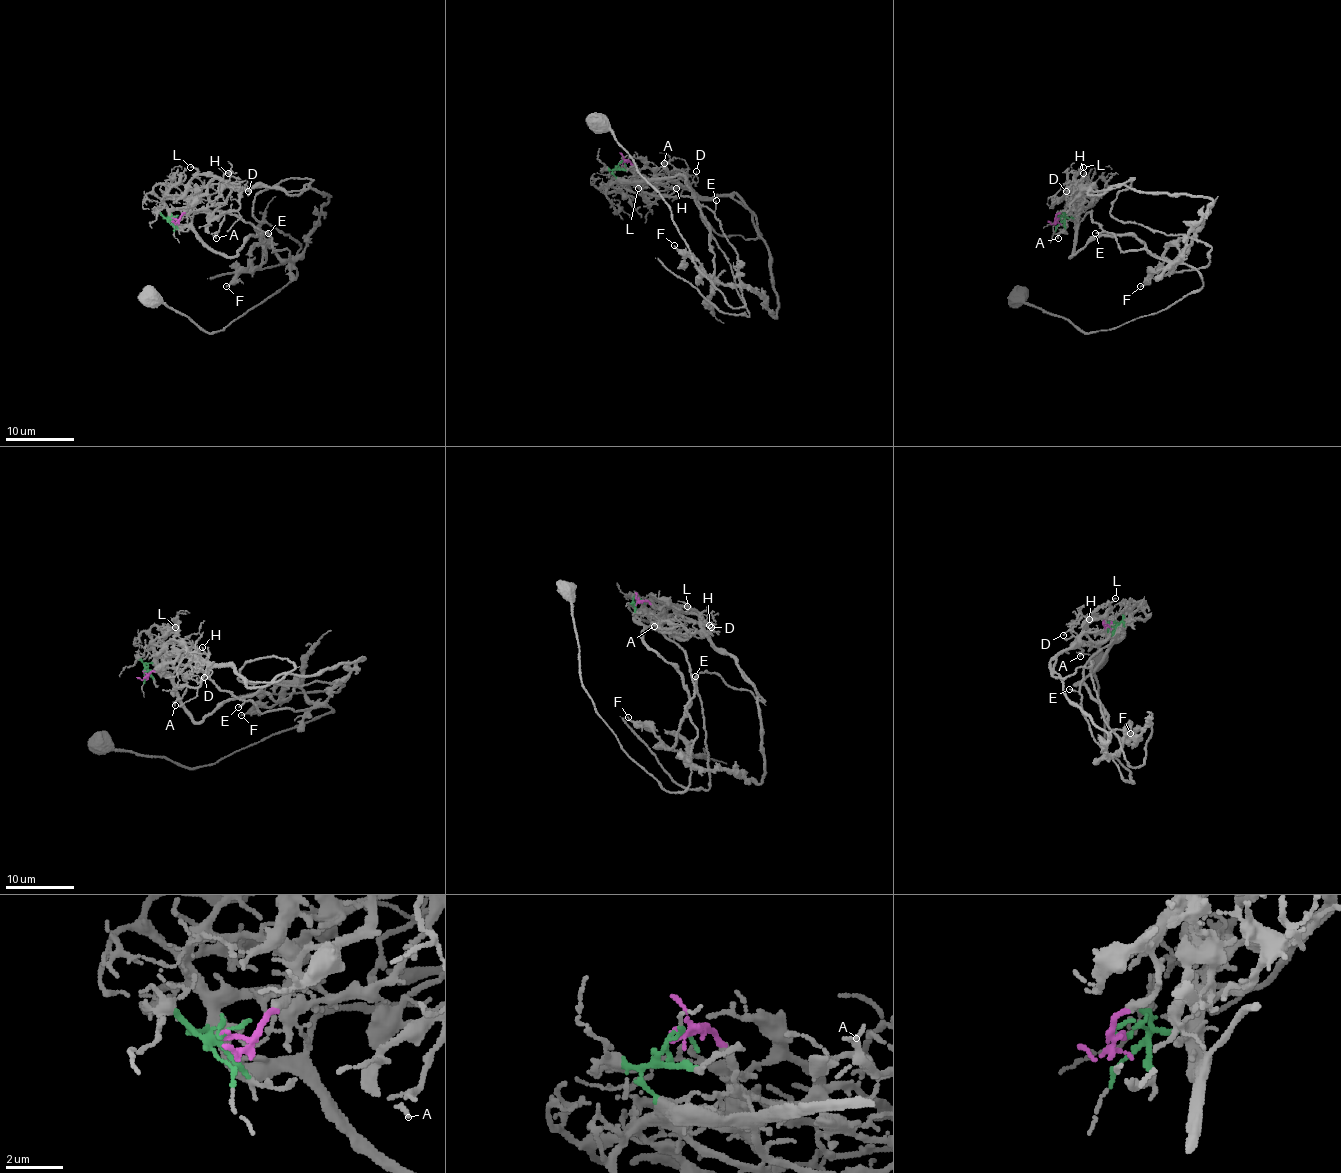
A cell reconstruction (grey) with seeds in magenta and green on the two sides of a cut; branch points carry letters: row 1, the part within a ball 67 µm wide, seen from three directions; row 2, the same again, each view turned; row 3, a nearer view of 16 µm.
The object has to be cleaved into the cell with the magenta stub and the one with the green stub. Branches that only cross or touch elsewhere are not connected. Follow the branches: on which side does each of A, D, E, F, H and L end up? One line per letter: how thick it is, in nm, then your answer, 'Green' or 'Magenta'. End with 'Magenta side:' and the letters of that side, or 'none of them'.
A: Thickness 80 nm. Magenta
D: Thickness 90 nm. Magenta
E: Thickness 140 nm. Green
F: Thickness 150 nm. Green
H: Thickness 120 nm. Magenta
L: Thickness 100 nm. Magenta
Magenta side: A, D, H, L

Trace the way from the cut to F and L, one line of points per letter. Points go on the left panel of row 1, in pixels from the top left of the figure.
F: (171, 218), (166, 218), (188, 225), (212, 249), (232, 256), (251, 235), (261, 235), (267, 257), (225, 286)
L: (171, 218), (179, 218), (188, 208), (181, 194), (196, 170), (190, 167)

